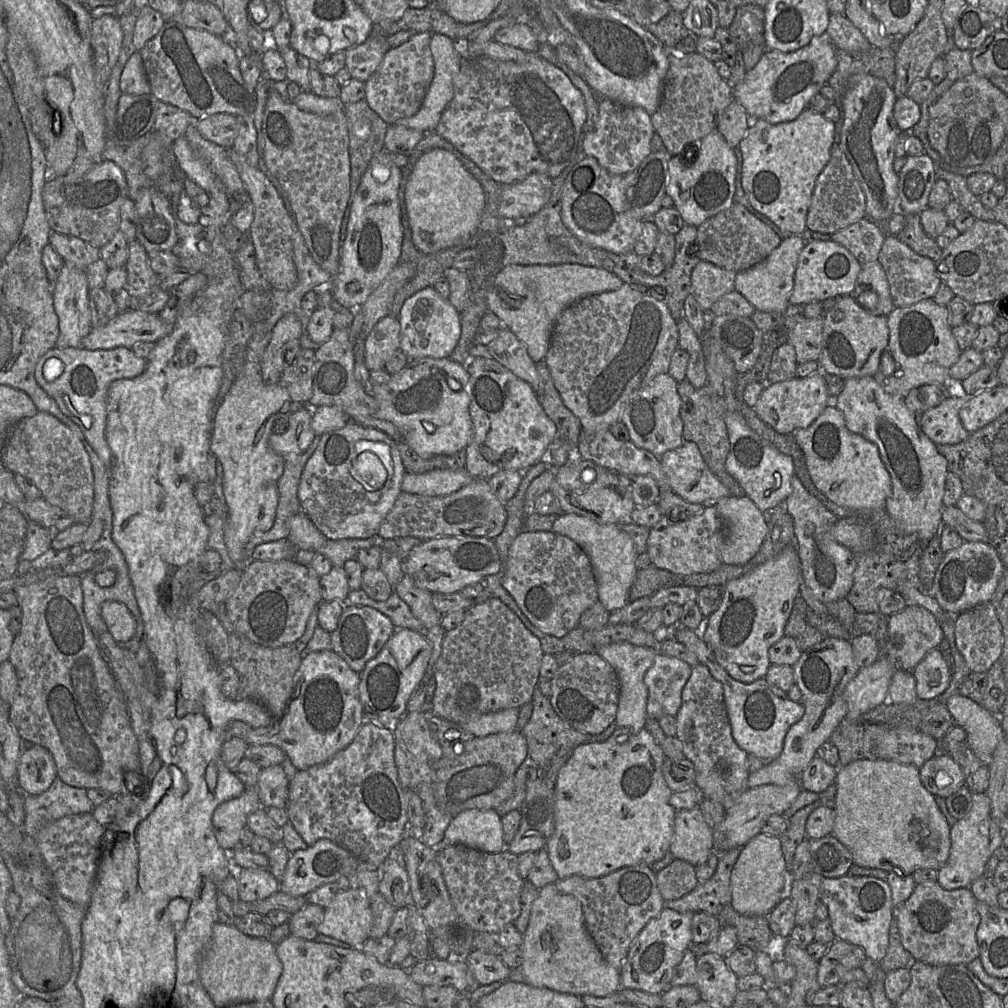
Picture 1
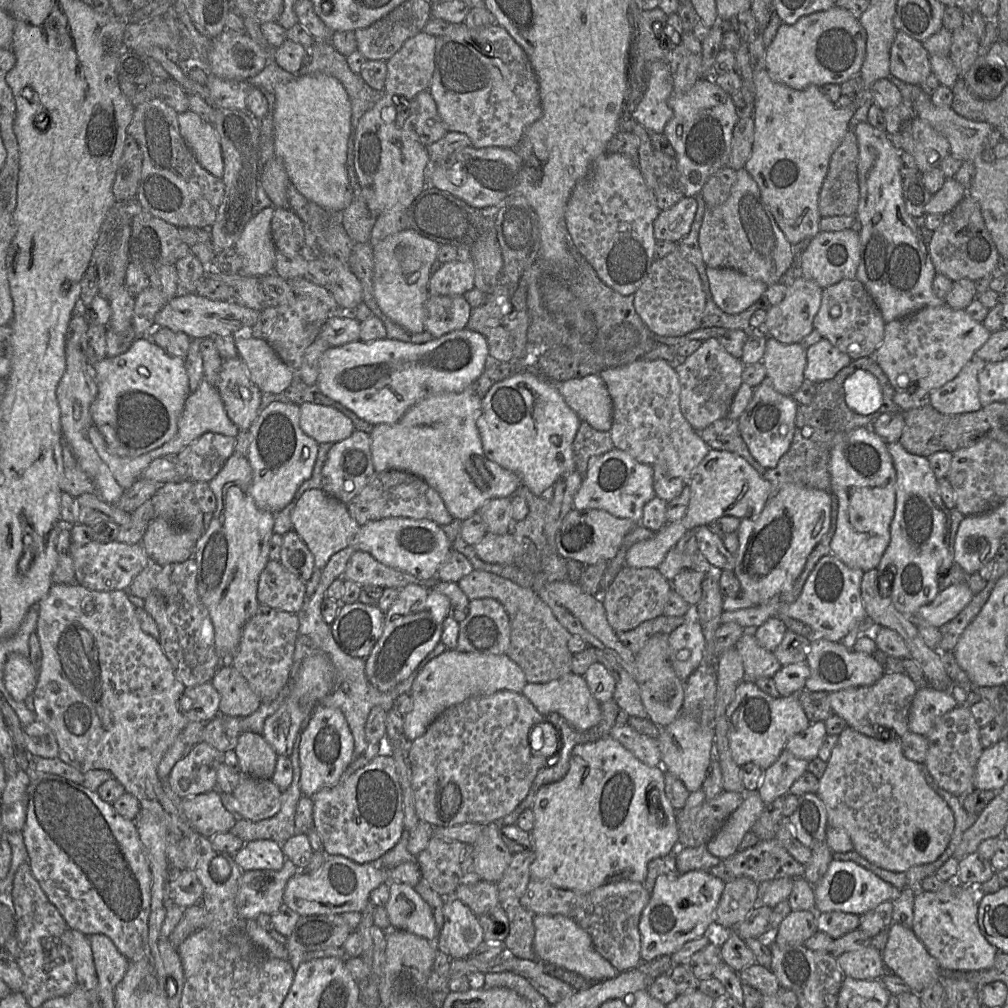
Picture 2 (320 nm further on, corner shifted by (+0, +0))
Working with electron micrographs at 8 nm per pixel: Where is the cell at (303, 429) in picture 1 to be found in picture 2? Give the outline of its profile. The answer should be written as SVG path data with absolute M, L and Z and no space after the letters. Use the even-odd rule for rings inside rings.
M276 400L268 404L267 407L259 413L259 415L257 416L257 418L255 419L255 421L252 423L252 425L250 426L248 430L250 433L250 443L249 443L249 448L248 448L246 457L252 469L251 495L258 508L269 511L272 514L281 511L287 504L290 503L292 499L294 499L294 494L299 488L299 486L305 480L310 478L312 474L313 466L317 457L318 443L313 438L311 438L310 436L308 436L302 431L299 425L299 418L300 418L299 405L289 402L289 401Z

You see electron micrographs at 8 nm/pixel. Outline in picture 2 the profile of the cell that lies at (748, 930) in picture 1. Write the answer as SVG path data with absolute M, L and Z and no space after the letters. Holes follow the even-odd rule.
M776 840L759 841L755 846L737 851L709 870L724 883L740 877L751 878L756 883L779 878L804 877L805 866L797 862Z

